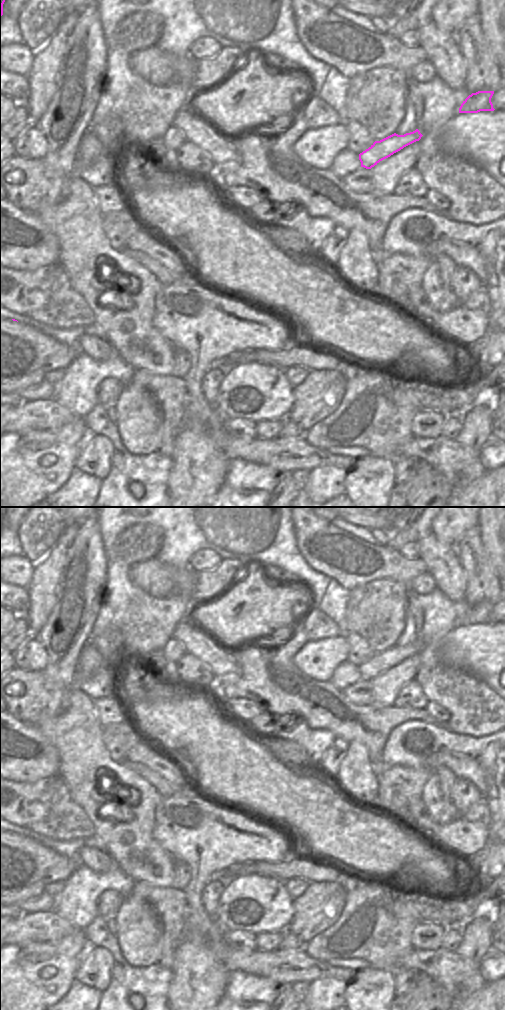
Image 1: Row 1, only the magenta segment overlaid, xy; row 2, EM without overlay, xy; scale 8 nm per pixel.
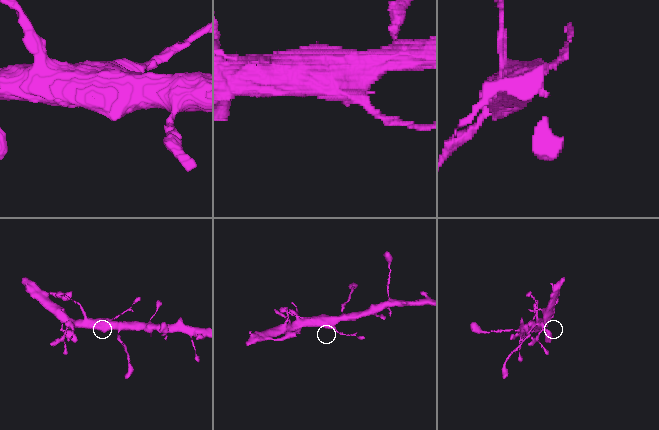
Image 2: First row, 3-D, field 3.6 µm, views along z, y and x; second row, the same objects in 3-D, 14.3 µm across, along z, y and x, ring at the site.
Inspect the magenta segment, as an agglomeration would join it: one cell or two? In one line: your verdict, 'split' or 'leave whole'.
split

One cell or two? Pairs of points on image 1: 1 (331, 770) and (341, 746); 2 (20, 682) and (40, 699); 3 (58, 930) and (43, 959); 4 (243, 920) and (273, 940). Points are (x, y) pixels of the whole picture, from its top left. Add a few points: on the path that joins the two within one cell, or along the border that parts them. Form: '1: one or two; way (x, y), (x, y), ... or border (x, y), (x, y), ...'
1: one; way (331, 764), (337, 752)
2: one; way (25, 685), (35, 695)
3: two; border (74, 932), (59, 940), (29, 943)
4: two; border (282, 932), (260, 932), (257, 935)

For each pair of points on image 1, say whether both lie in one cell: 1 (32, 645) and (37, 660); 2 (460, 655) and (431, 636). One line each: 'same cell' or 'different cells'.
1: same cell
2: different cells

